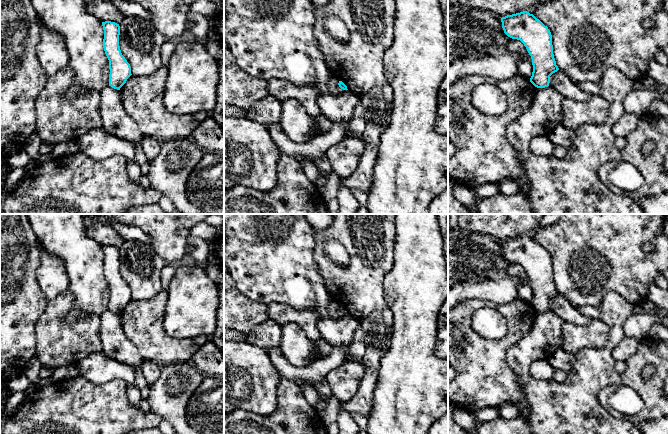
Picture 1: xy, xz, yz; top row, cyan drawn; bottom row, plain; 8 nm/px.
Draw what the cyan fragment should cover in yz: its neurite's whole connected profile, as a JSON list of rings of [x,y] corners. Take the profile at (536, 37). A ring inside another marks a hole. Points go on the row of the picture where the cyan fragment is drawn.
[[[527,11],[502,17],[501,22],[504,33],[520,40],[531,56],[533,72],[530,82],[537,88],[548,87],[550,76],[559,70],[548,27]]]

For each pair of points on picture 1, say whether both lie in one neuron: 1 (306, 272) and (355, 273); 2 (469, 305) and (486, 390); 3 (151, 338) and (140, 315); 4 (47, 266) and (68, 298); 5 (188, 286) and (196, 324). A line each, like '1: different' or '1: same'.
1: different
2: same
3: same
4: different
5: same

